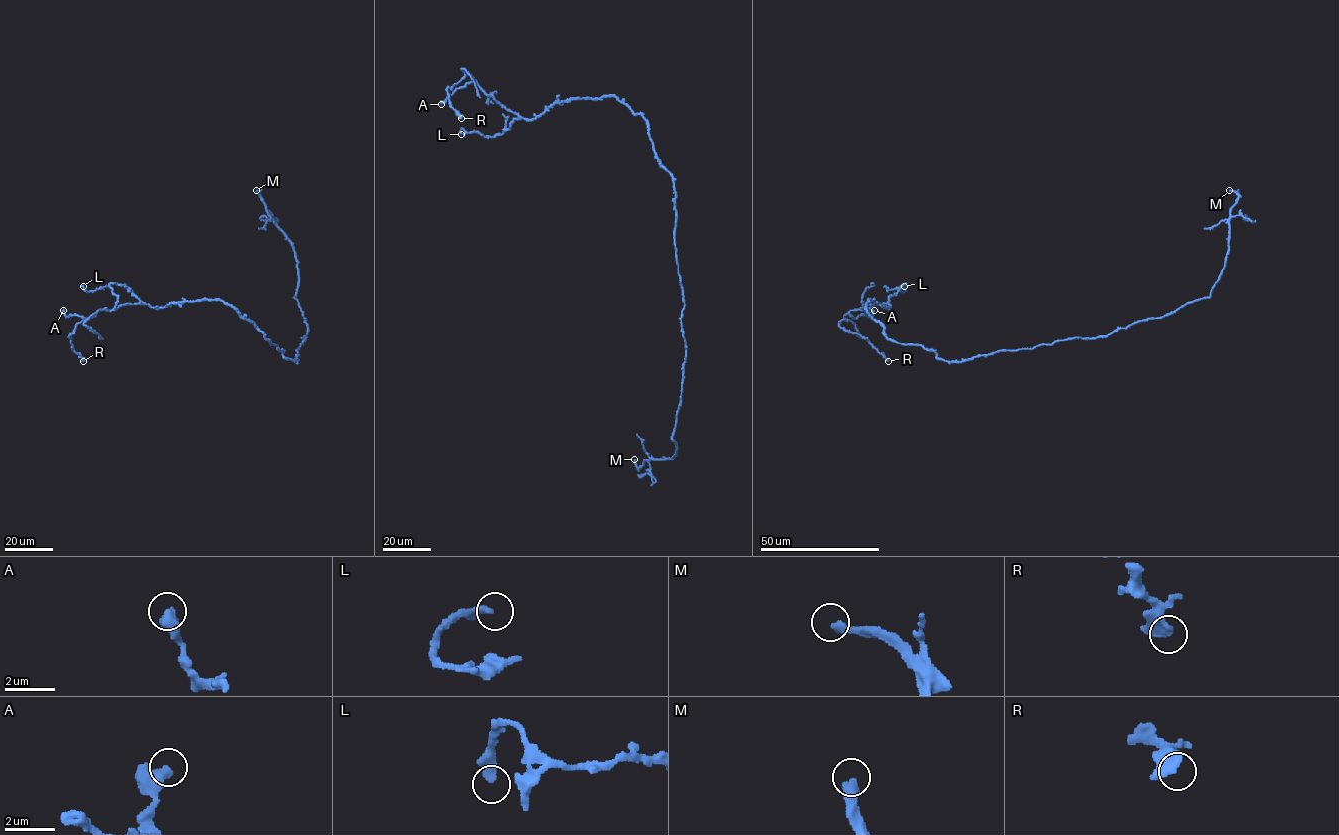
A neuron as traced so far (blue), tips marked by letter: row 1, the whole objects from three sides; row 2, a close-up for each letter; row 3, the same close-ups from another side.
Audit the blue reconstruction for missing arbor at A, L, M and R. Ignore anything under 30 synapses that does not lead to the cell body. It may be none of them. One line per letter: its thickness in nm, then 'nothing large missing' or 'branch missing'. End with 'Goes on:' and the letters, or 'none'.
A: calibre 480 nm; nothing large missing
L: calibre 340 nm; nothing large missing
M: calibre 320 nm; branch missing
R: calibre 480 nm; nothing large missing
Goes on: M

